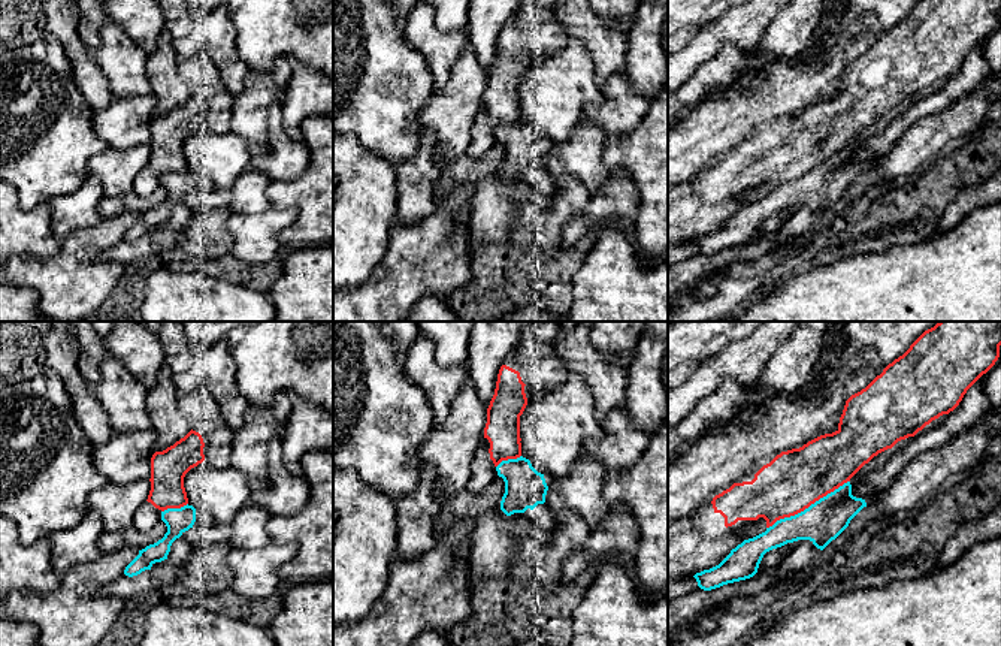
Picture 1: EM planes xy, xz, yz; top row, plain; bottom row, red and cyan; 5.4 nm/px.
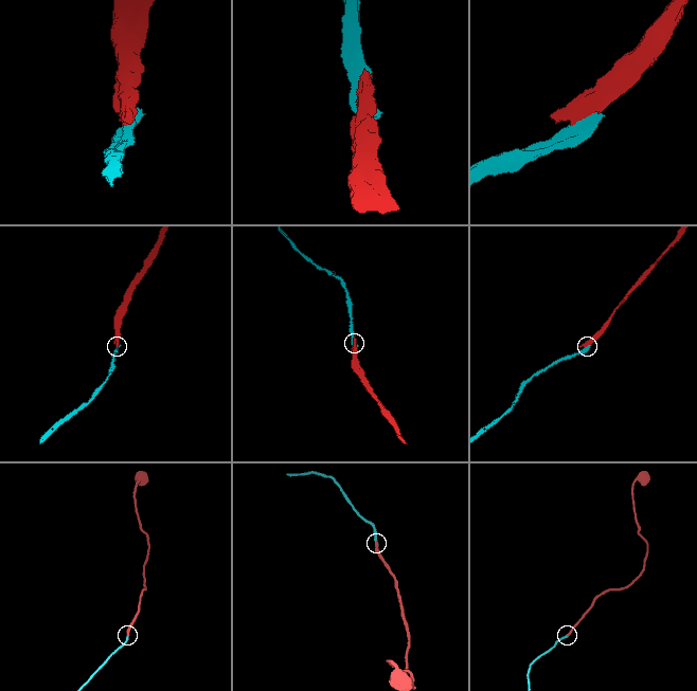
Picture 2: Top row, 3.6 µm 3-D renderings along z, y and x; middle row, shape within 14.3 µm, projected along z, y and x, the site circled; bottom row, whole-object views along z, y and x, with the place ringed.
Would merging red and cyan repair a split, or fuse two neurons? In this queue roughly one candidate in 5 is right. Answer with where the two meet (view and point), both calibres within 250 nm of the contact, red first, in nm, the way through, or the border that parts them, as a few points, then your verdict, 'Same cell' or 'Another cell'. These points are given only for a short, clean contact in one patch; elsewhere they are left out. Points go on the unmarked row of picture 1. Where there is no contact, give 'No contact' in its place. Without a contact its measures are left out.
Touches red at yz (807, 172). Thickness 320 nm (red) against 220 nm. Boundary: yz (849, 145), (803, 175), (780, 183), (767, 193). Another cell

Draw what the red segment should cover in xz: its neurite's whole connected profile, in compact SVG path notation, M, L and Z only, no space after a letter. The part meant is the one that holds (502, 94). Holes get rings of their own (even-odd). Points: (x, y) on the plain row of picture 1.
M520 10L505 24L499 34L495 60L487 73L487 88L474 124L472 141L466 153L481 159L498 141L496 132L502 126L521 121L520 81L527 63L520 42Z

